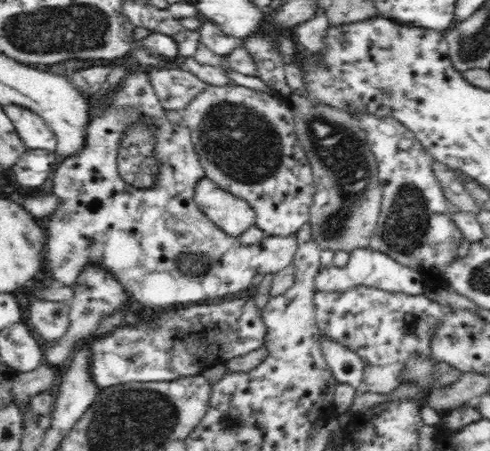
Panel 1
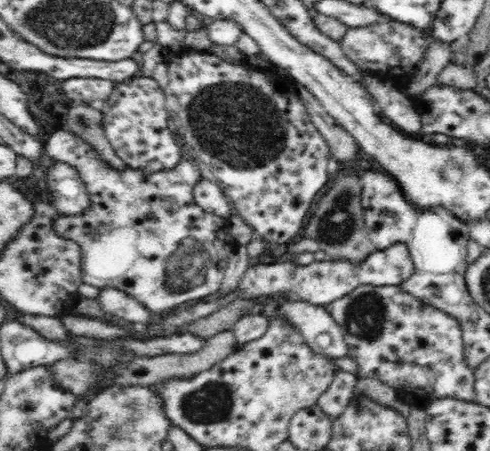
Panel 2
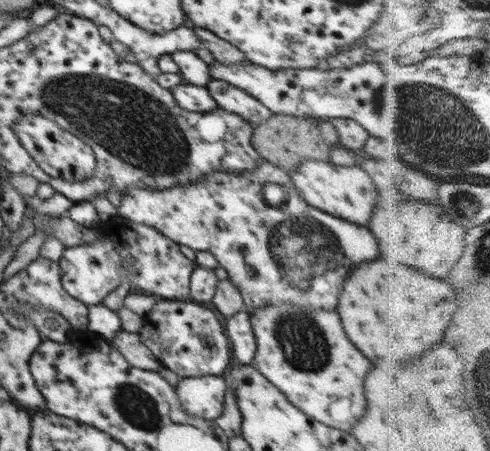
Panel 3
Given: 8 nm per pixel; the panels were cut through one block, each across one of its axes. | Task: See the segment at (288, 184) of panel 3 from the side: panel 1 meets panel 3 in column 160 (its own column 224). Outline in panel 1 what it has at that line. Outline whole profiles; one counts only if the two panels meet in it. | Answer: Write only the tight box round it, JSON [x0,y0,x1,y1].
[194,176,256,238]

